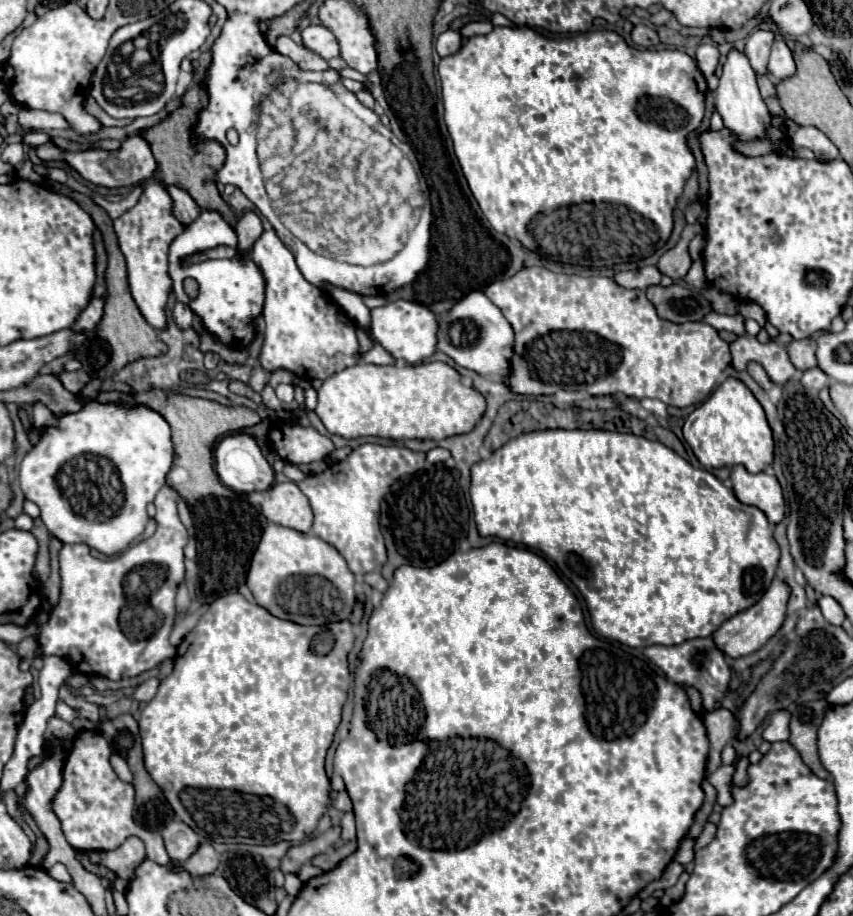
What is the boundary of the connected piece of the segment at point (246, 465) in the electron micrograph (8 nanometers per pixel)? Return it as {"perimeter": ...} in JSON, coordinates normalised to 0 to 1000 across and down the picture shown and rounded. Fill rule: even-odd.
{"perimeter":[[[275,473],[261,477],[252,488],[252,514],[261,529],[280,538],[297,538],[297,536],[313,536],[320,529],[320,510],[306,497],[299,479],[287,473]]]}

